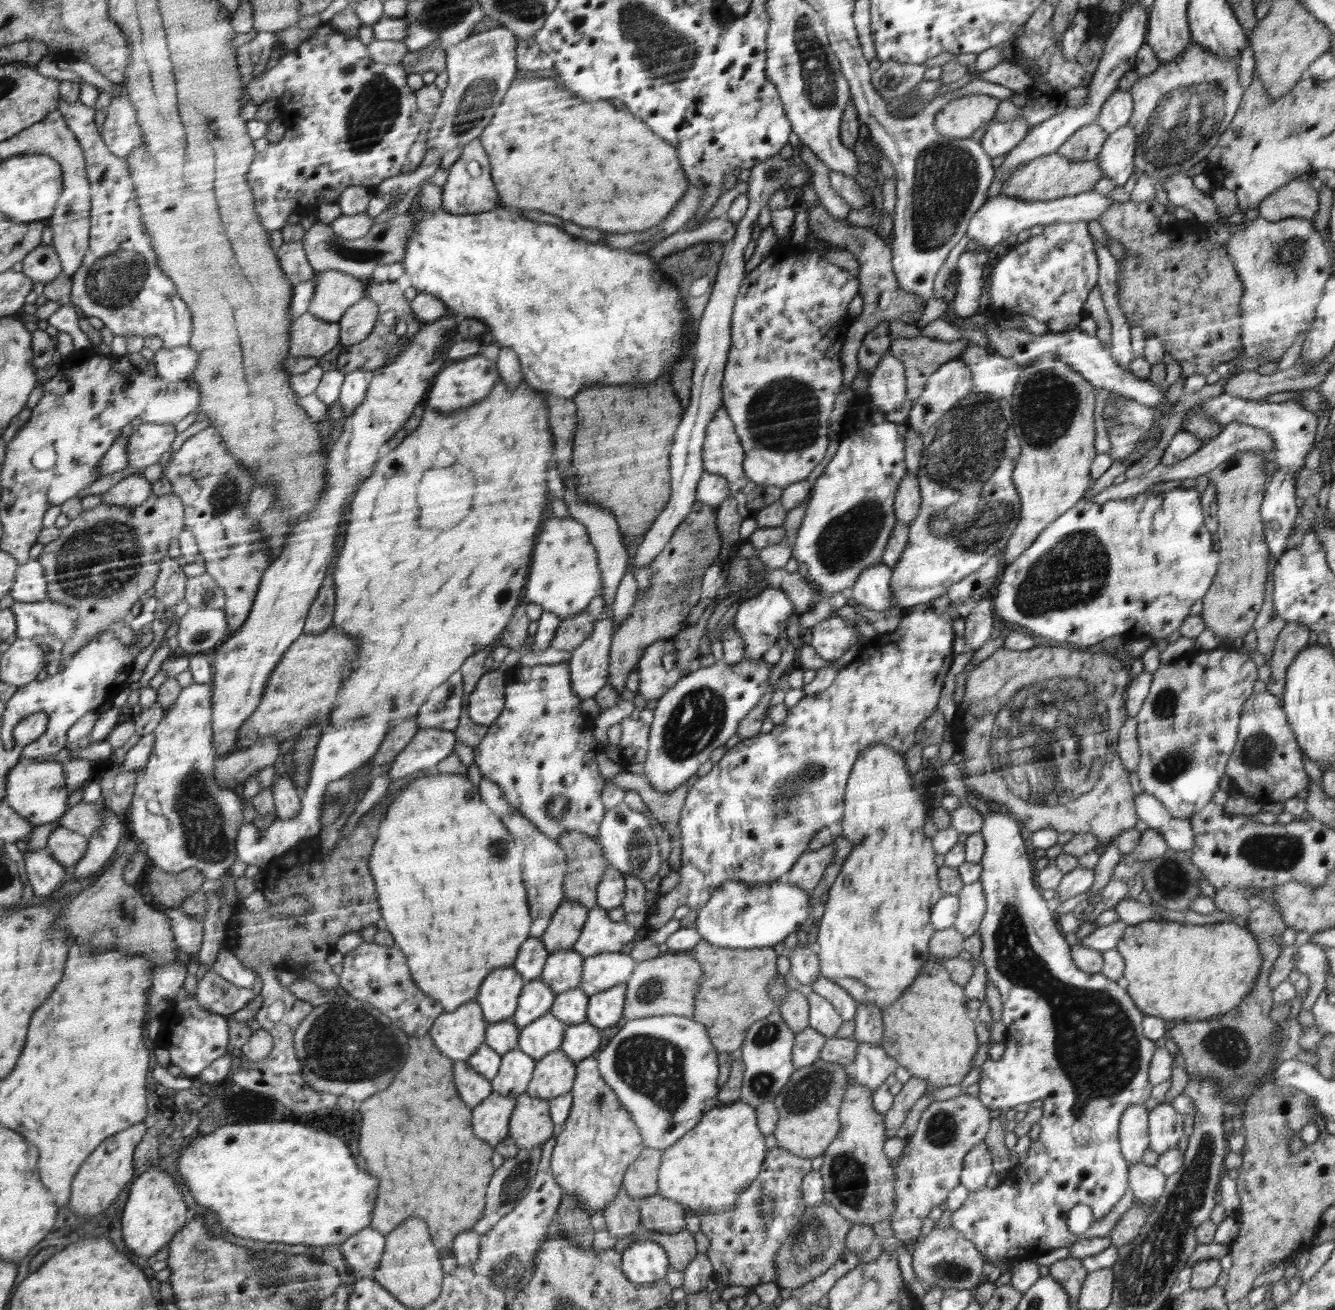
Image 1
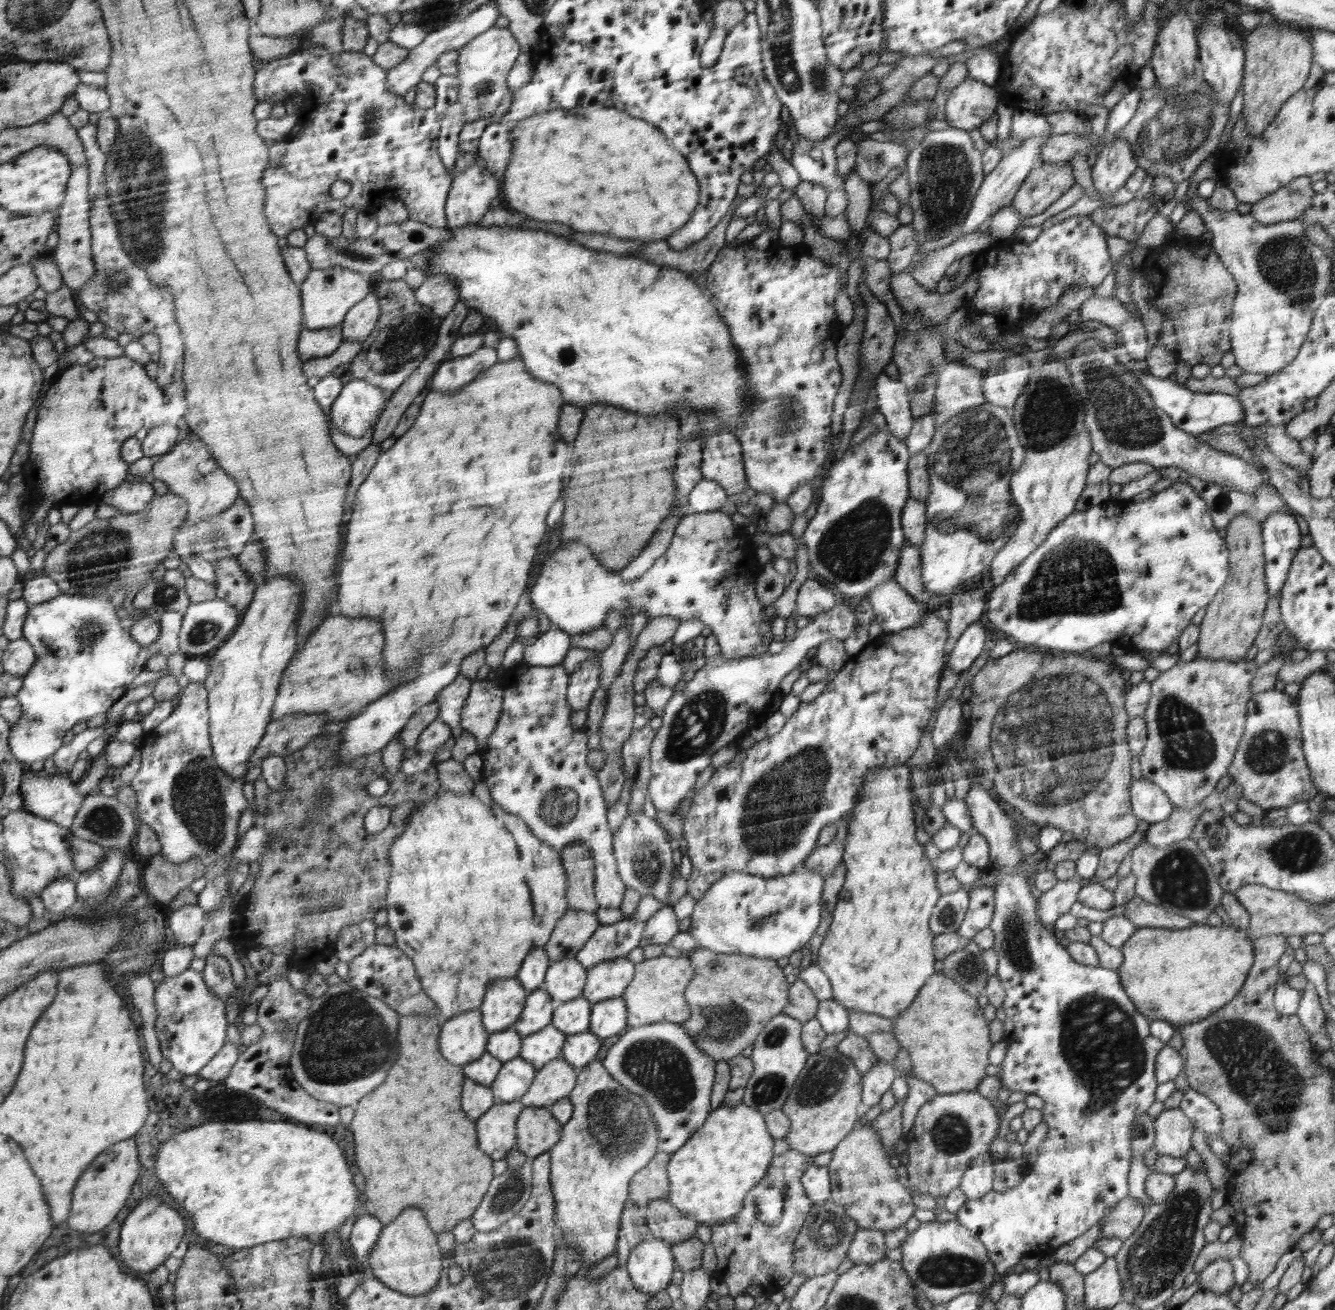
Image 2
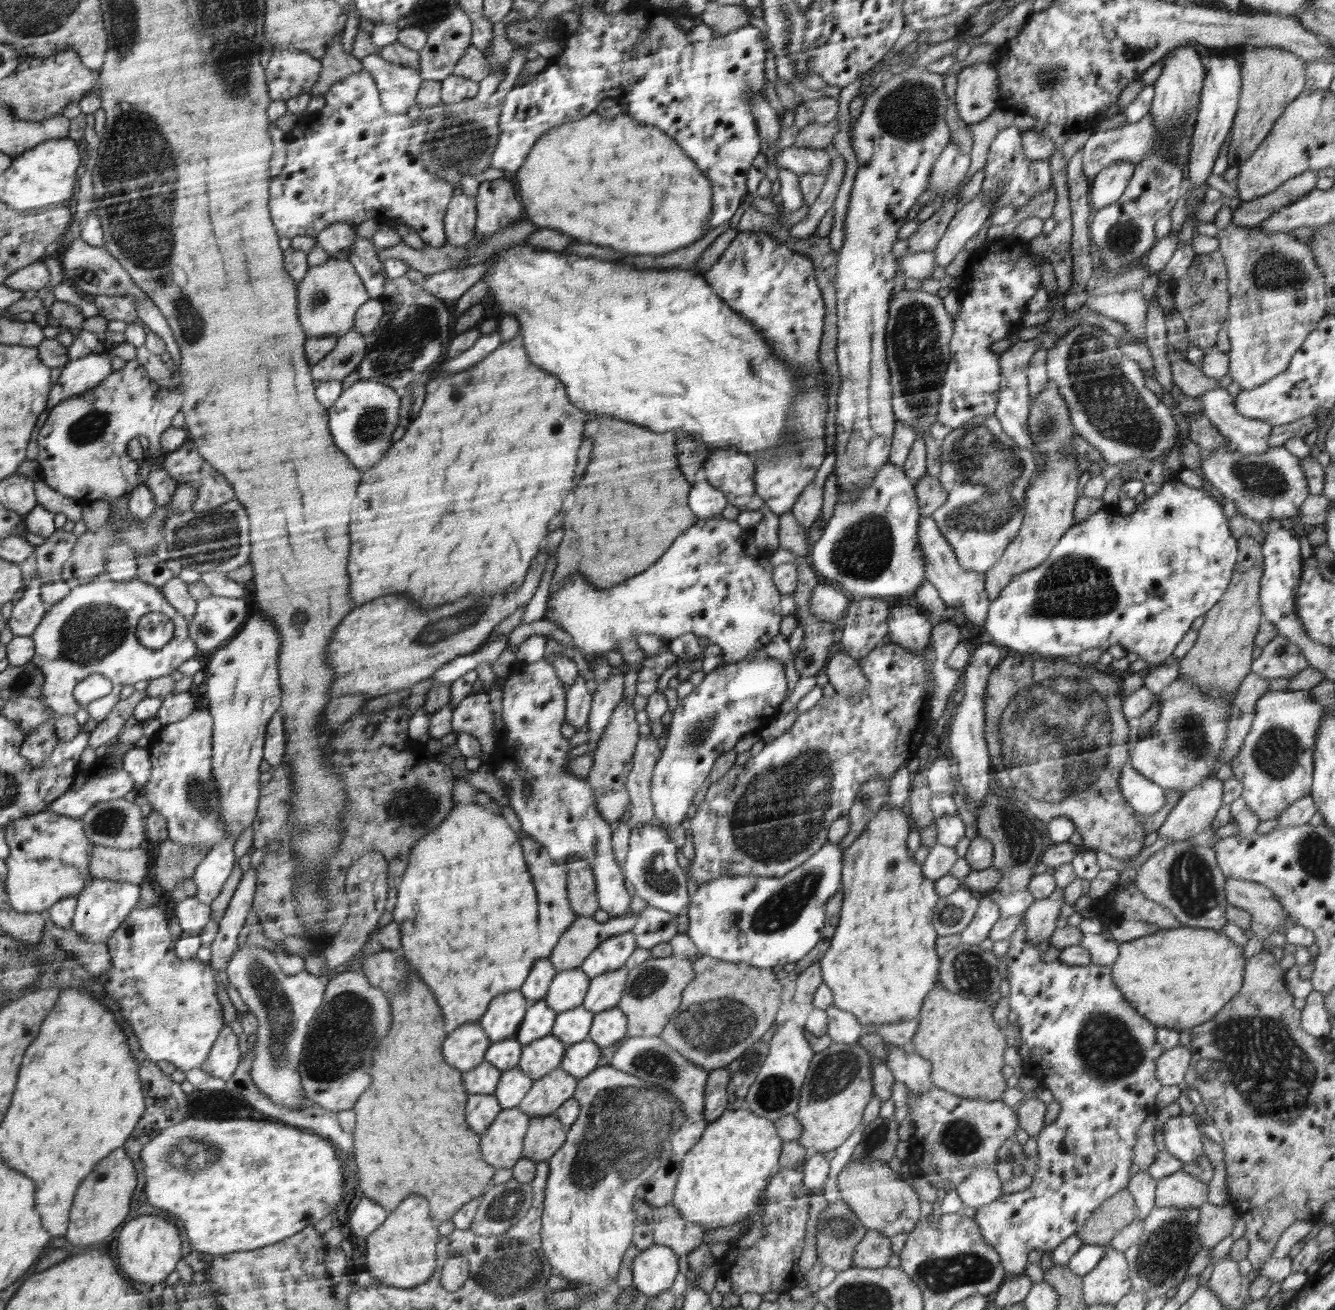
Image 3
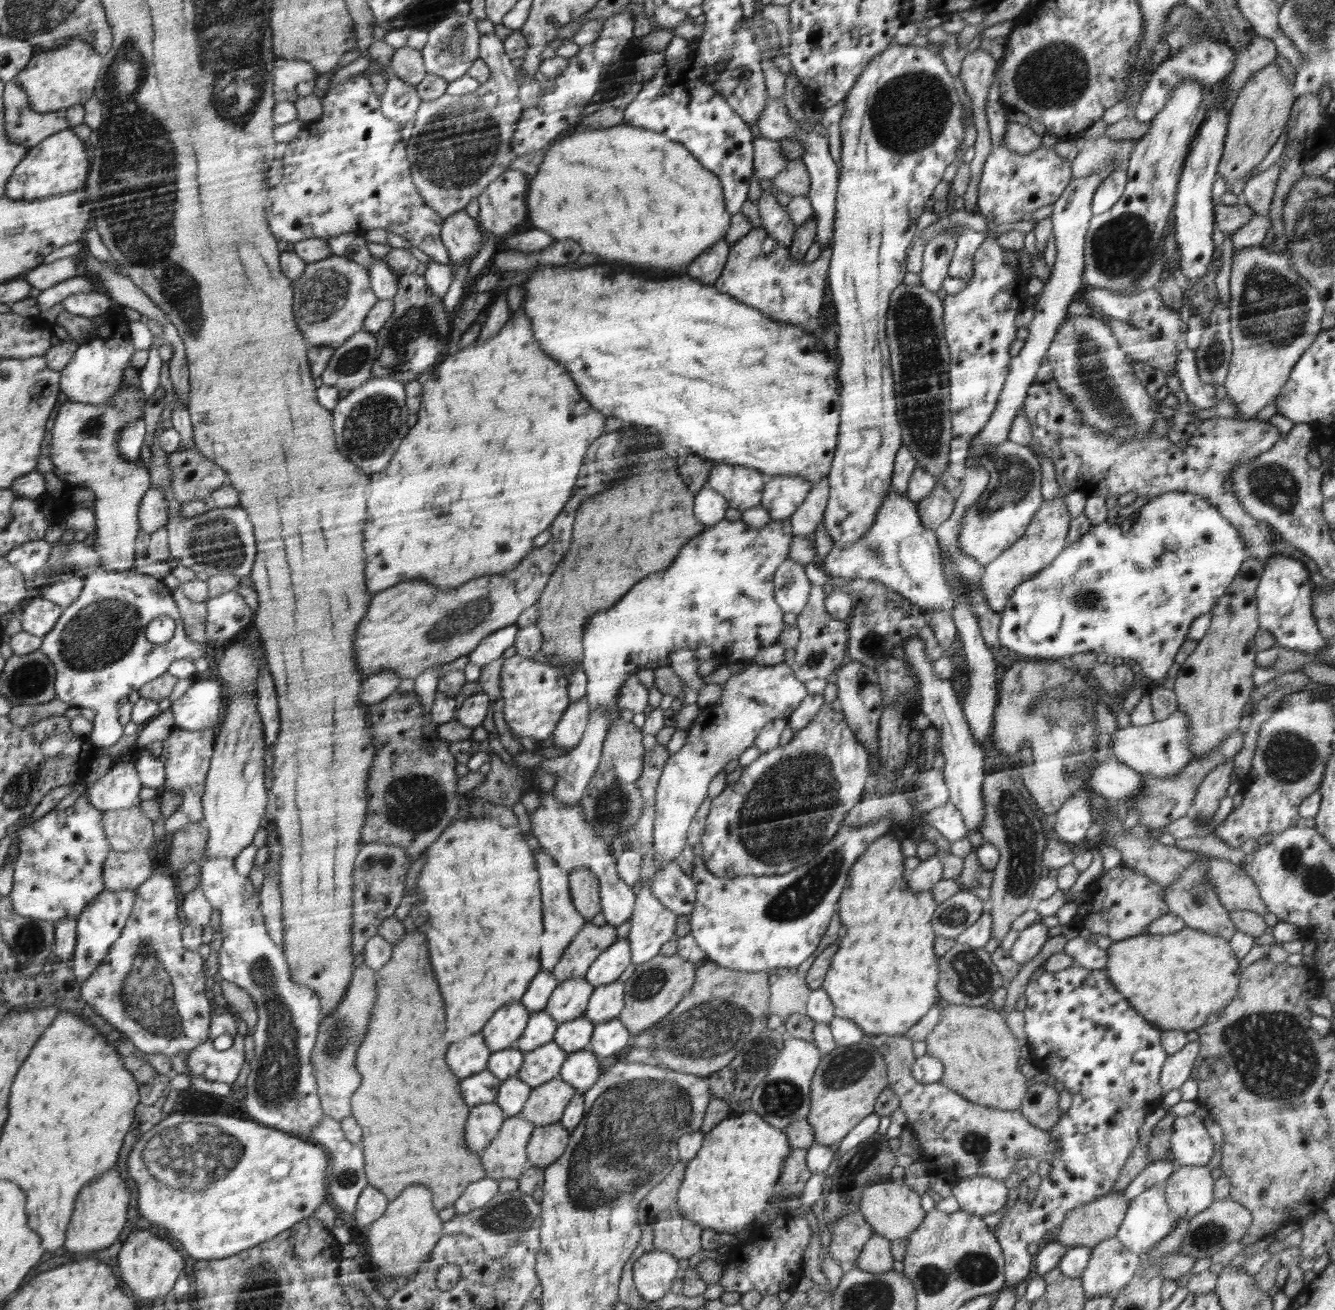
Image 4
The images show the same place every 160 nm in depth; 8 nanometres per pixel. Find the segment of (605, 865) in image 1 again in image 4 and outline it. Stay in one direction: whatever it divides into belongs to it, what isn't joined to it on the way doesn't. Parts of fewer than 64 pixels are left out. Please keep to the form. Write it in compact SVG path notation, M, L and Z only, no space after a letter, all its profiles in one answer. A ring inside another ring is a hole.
M585 868L569 872L569 888L573 904L587 922L601 914L600 881L593 872Z

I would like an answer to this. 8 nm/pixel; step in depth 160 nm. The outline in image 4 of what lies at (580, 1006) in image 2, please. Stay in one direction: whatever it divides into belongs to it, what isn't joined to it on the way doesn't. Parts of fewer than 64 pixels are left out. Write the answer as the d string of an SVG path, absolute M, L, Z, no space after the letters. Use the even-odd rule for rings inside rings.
M585 1014L581 1018L560 1023L553 1042L561 1046L567 1053L588 1049L596 1026Z

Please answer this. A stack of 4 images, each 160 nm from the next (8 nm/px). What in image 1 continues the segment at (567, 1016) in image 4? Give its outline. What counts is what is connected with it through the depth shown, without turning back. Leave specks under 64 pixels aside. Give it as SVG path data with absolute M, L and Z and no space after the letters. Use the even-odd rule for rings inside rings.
M572 949L551 952L539 978L554 991L563 993L581 984L585 958Z

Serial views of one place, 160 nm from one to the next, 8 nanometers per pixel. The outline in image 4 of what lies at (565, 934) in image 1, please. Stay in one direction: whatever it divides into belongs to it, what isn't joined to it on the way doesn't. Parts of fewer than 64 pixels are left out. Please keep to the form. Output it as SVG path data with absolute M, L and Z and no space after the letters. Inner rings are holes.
M586 922L572 942L564 949L558 963L554 965L551 973L558 982L568 979L585 978L590 964L600 956L613 942L616 942L616 927L606 923L598 926Z

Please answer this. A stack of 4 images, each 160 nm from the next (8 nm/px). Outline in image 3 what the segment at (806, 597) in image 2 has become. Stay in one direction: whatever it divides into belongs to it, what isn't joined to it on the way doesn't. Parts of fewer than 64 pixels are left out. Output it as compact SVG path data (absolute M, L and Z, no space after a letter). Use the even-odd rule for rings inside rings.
M822 581L810 595L809 611L820 621L840 624L850 602L843 590Z

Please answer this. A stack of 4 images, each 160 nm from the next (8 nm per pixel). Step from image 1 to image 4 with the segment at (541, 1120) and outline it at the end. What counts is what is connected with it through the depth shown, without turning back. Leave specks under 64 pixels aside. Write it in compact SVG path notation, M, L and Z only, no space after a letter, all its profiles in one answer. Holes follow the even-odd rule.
M560 1122L551 1125L536 1126L528 1144L527 1167L551 1167L564 1155L572 1132Z

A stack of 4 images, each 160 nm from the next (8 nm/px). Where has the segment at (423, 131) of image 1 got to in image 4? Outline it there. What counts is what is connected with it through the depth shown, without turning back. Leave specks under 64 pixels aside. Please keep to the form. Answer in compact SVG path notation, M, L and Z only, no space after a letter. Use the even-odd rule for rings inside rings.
M278 59L274 63L274 96L278 101L295 103L305 96L312 95L318 74L308 61ZM363 70L360 74L356 74L350 77L346 82L333 86L321 99L323 104L323 114L319 120L315 123L307 125L304 132L298 133L292 141L287 144L285 153L281 161L283 162L283 175L280 182L273 186L272 190L268 191L268 201L265 204L265 213L268 214L268 222L272 232L276 238L280 238L280 241L286 241L290 243L301 243L302 240L314 239L314 238L334 238L334 236L340 236L340 234L354 234L360 237L364 237L374 228L382 228L389 233L394 233L400 238L404 238L406 242L410 242L412 246L422 250L426 256L429 256L432 261L448 264L450 262L449 251L445 247L444 242L441 240L441 228L444 226L444 220L428 204L422 200L420 193L416 191L414 183L412 183L412 177L410 176L410 162L408 157L408 149L406 148L407 141L402 139L400 130L403 125L395 120L390 120L381 108L381 103L370 84L370 80L366 78Z

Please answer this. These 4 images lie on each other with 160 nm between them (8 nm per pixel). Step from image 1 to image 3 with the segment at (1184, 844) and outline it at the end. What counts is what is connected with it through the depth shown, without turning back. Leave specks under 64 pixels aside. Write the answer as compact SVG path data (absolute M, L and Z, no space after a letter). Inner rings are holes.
M1130 761L1124 764L1120 773L1119 787L1126 802L1136 813L1140 813L1146 818L1158 812L1167 801L1164 789L1134 770Z

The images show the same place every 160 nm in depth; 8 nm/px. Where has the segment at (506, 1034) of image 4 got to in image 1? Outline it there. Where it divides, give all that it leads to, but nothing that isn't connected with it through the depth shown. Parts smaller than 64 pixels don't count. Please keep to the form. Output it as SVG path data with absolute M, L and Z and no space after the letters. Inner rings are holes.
M500 967L486 984L482 985L482 996L475 1000L481 1005L488 1023L512 1020L522 990L521 973L512 967Z

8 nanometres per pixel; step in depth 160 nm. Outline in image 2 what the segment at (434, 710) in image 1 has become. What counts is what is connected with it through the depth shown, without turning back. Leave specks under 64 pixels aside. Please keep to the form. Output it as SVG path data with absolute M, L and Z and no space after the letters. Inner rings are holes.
M460 675L452 681L452 684L442 688L438 692L436 700L434 700L438 704L437 718L451 728L451 734L454 738L458 738L464 731L460 724L460 713L462 713L462 708L469 696L472 684L472 680Z

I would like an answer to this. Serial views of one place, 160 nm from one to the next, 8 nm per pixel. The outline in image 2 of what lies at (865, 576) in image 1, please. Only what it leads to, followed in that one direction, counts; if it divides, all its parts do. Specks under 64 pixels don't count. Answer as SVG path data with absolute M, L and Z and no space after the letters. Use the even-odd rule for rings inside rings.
M890 579L889 582L882 583L881 586L873 588L872 592L864 596L864 598L870 601L872 610L874 611L875 621L882 626L884 634L891 634L913 627L923 619L926 613L930 613L926 602L917 601L894 579Z

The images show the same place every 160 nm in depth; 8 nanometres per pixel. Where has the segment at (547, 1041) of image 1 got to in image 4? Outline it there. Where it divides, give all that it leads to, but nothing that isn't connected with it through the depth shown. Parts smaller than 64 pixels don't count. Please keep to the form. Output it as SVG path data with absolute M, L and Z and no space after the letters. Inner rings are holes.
M548 1043L534 1051L526 1051L525 1064L517 1077L531 1087L540 1087L560 1075L567 1052L556 1043Z

